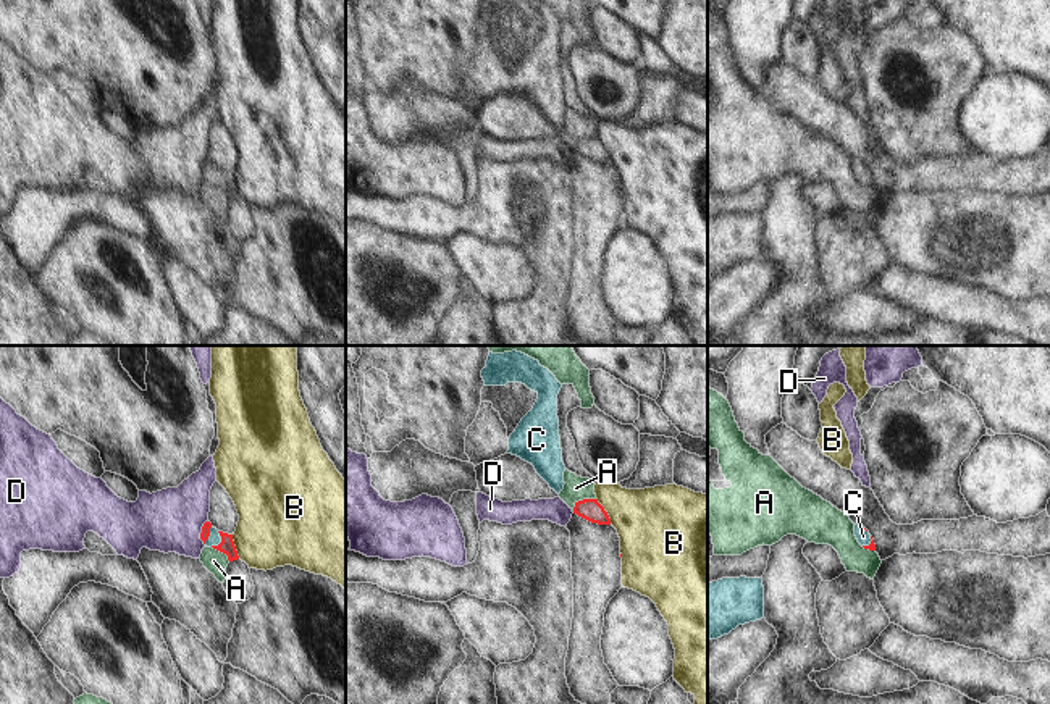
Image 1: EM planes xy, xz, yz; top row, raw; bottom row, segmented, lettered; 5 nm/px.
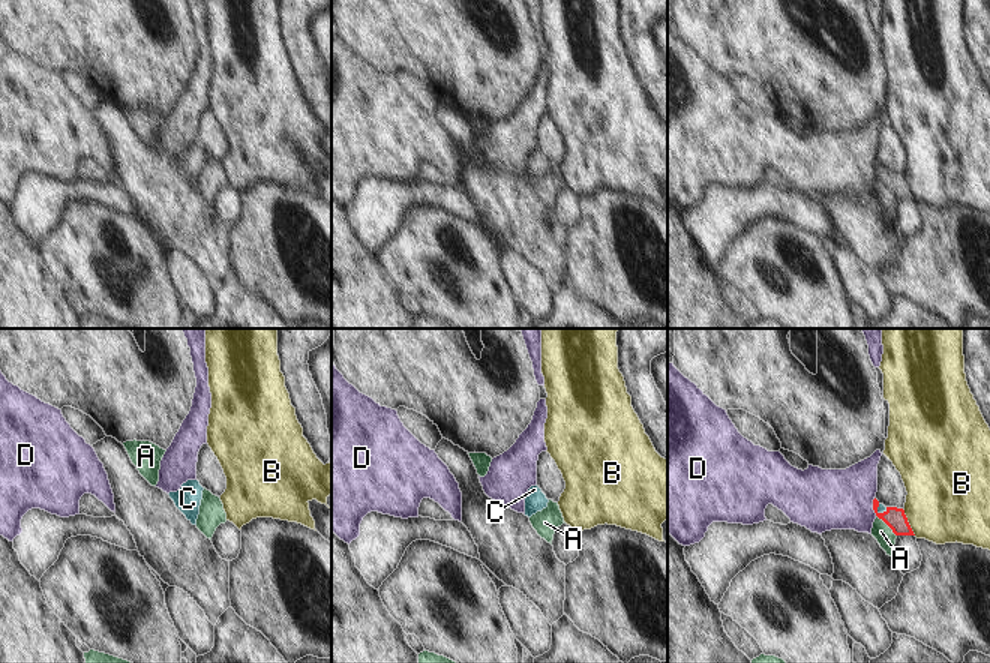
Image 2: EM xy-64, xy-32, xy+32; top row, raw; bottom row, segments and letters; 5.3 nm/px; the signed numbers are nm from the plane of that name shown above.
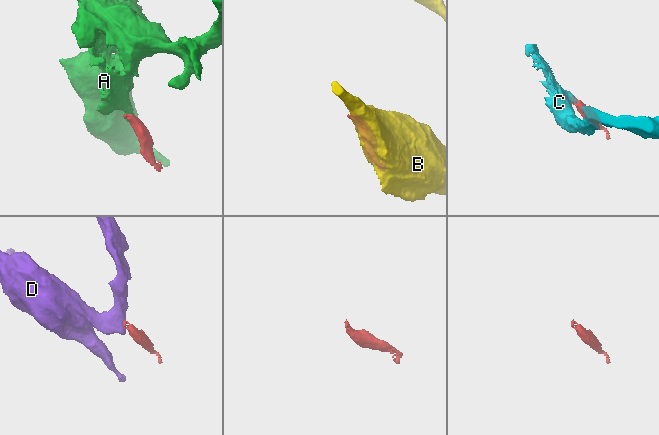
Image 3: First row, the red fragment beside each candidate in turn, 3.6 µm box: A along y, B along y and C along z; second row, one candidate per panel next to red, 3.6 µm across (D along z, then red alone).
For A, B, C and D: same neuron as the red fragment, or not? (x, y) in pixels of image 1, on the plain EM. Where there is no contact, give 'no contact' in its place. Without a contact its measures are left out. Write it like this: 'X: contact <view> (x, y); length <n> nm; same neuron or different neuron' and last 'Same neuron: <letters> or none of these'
A: contact xz (582, 139); length 140 nm; different neuron
B: contact xz (604, 149); length 150 nm; different neuron
C: contact xy (222, 180); length 90 nm; same neuron
D: contact xy (201, 171); length 130 nm; different neuron
Same neuron: C

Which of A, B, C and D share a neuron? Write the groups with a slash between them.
A / B / C / D

